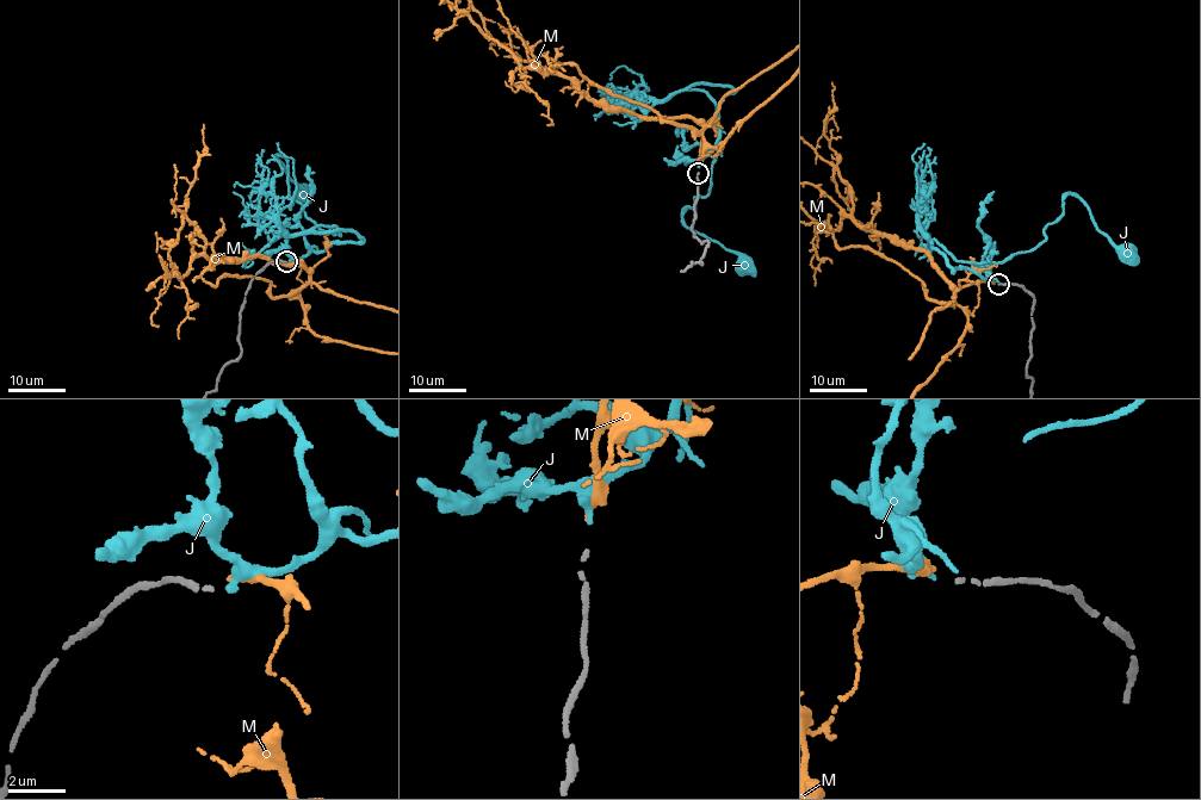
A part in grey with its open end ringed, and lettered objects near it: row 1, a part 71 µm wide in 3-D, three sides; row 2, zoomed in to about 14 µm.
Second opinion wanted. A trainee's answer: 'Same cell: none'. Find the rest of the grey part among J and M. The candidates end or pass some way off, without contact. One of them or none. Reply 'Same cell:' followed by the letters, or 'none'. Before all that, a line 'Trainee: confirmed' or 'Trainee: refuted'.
Trainee: refuted
Same cell: M

